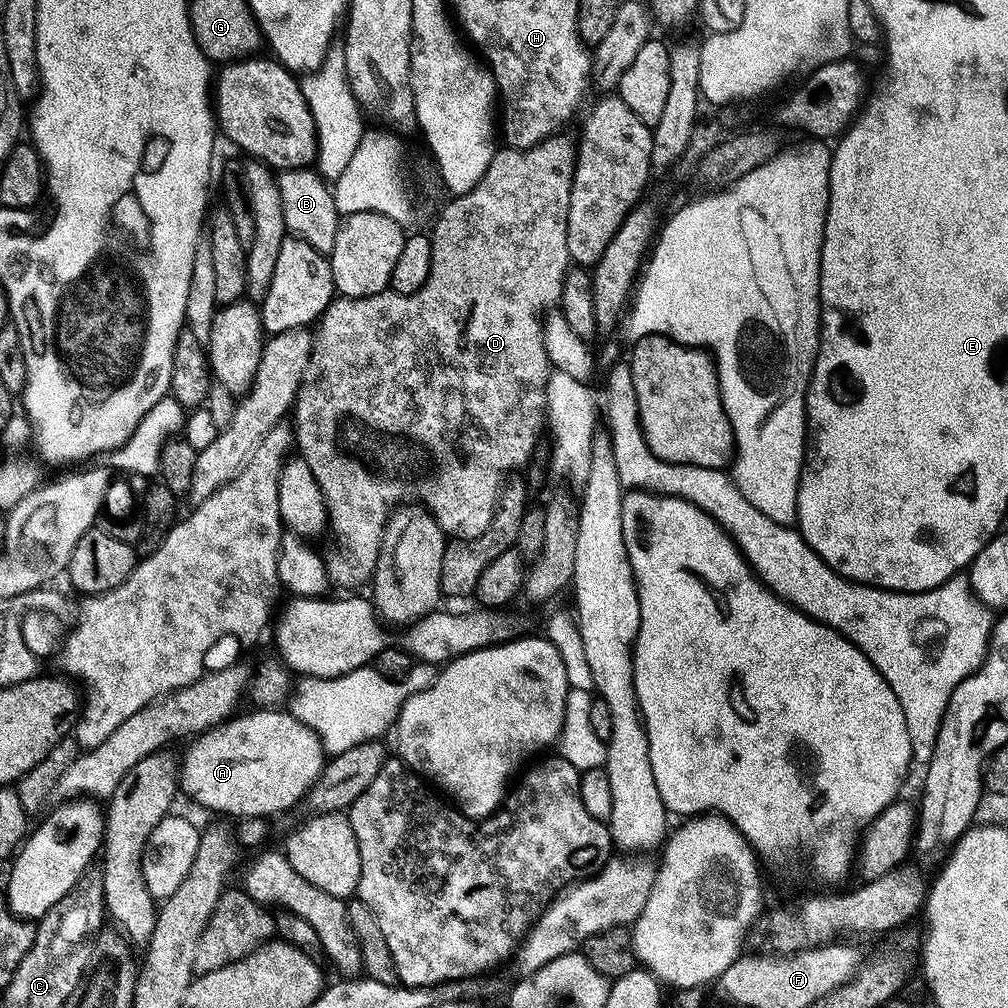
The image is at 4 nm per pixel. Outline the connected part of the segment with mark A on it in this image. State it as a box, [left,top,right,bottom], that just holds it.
[178,710,326,818]

